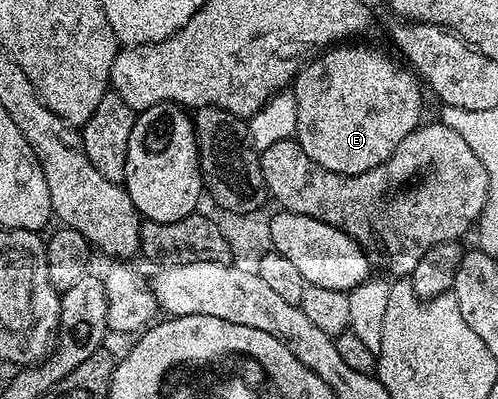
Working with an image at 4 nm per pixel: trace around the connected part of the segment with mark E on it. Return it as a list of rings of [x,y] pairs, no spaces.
[[[338,44],[317,55],[313,61],[308,62],[302,70],[297,74],[291,83],[291,93],[293,99],[297,102],[297,133],[295,141],[303,148],[303,152],[307,152],[307,156],[311,156],[311,160],[315,160],[315,164],[319,164],[323,168],[327,168],[336,174],[362,174],[363,172],[371,172],[371,168],[375,168],[379,164],[383,164],[395,152],[395,148],[399,148],[399,144],[403,144],[403,140],[407,140],[407,136],[411,136],[411,132],[422,125],[421,118],[421,90],[422,83],[419,81],[418,75],[412,69],[404,68],[397,62],[392,62],[385,54],[380,54],[377,50],[372,50],[369,46],[357,46],[361,44]]]

